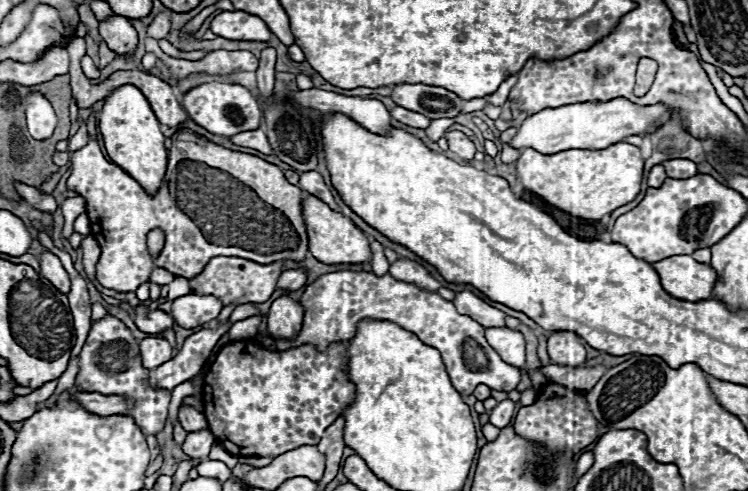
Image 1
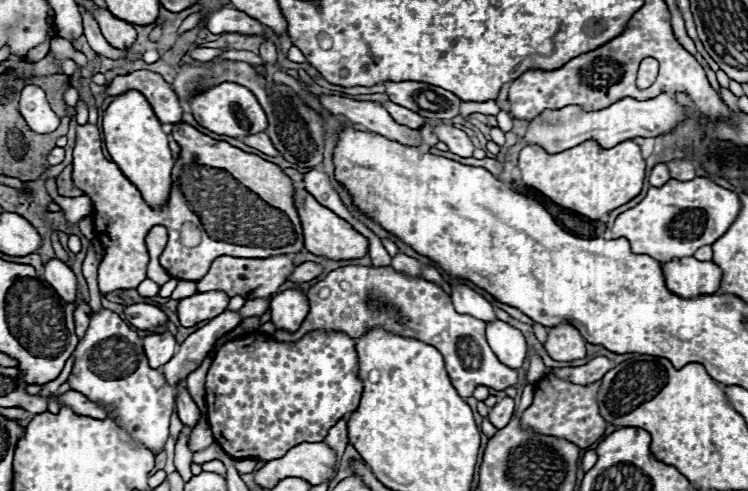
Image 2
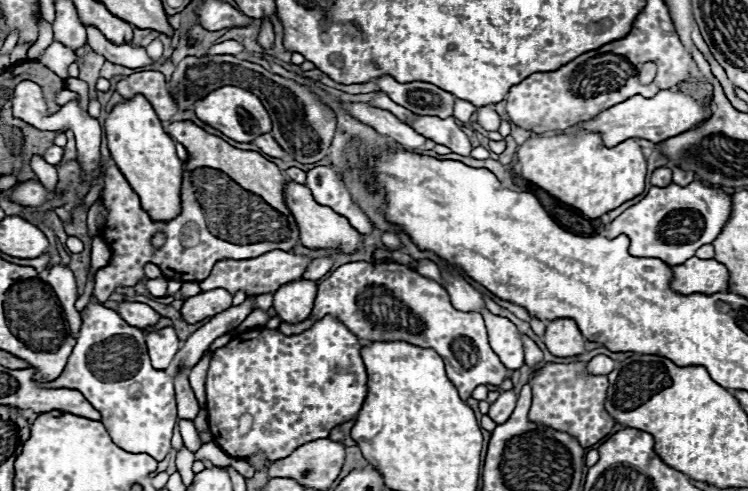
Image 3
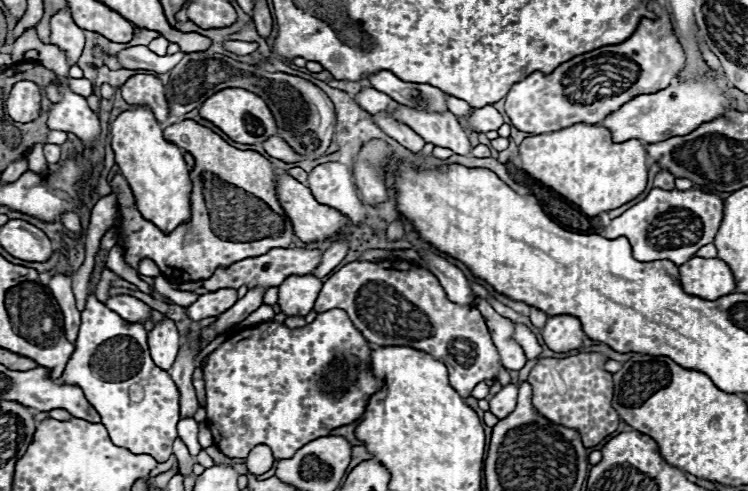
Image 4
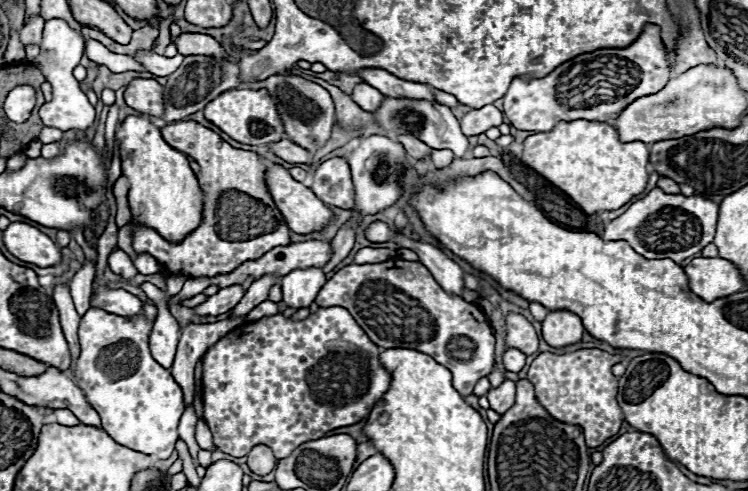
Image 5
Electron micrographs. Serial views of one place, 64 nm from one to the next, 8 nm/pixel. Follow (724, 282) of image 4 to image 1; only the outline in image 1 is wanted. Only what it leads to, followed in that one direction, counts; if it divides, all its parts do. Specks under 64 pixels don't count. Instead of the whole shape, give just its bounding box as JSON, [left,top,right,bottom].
[654,256,716,300]

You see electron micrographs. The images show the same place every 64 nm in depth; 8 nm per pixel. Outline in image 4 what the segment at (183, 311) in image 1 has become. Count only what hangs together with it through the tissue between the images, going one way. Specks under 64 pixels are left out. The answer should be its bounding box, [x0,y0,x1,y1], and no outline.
[186,288,238,320]

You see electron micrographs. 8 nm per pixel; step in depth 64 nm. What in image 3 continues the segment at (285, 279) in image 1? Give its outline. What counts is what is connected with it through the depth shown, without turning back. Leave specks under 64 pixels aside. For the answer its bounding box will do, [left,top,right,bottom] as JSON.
[304,254,334,280]

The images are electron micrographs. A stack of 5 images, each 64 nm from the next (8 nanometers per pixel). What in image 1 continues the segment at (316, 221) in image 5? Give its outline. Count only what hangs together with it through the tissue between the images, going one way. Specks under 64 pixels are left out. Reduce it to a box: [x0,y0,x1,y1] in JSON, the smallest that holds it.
[302,194,372,264]

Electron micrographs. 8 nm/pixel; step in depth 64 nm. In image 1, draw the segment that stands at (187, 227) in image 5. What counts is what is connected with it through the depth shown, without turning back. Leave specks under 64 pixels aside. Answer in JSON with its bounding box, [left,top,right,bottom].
[98,84,168,194]

